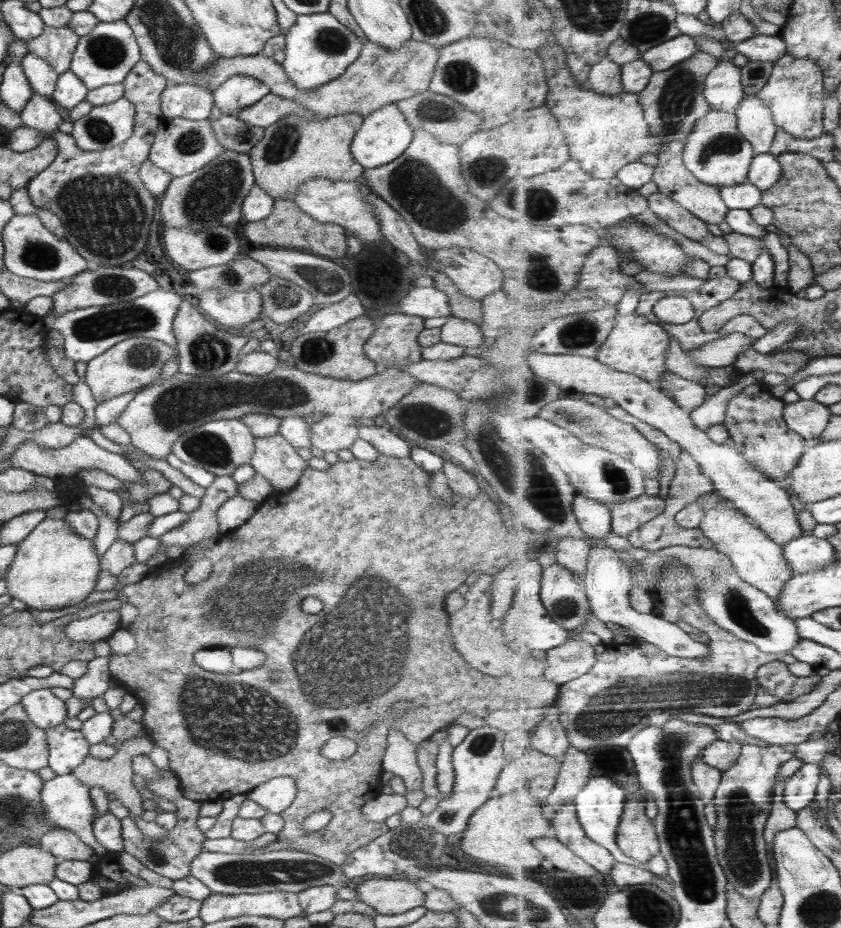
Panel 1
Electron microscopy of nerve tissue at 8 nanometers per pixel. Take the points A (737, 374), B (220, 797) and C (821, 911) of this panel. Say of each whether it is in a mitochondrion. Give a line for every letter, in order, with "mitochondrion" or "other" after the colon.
A: other
B: other
C: mitochondrion

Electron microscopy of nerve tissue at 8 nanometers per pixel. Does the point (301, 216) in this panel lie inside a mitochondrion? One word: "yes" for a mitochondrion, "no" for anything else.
no

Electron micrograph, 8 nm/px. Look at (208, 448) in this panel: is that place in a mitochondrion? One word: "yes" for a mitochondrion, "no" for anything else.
yes

